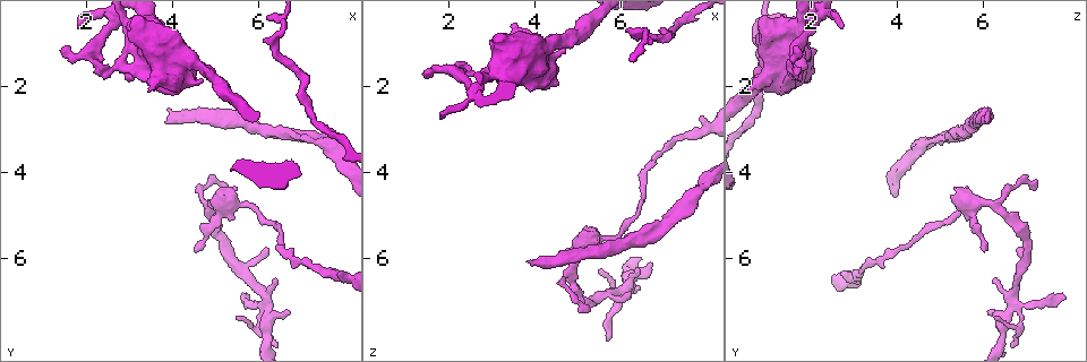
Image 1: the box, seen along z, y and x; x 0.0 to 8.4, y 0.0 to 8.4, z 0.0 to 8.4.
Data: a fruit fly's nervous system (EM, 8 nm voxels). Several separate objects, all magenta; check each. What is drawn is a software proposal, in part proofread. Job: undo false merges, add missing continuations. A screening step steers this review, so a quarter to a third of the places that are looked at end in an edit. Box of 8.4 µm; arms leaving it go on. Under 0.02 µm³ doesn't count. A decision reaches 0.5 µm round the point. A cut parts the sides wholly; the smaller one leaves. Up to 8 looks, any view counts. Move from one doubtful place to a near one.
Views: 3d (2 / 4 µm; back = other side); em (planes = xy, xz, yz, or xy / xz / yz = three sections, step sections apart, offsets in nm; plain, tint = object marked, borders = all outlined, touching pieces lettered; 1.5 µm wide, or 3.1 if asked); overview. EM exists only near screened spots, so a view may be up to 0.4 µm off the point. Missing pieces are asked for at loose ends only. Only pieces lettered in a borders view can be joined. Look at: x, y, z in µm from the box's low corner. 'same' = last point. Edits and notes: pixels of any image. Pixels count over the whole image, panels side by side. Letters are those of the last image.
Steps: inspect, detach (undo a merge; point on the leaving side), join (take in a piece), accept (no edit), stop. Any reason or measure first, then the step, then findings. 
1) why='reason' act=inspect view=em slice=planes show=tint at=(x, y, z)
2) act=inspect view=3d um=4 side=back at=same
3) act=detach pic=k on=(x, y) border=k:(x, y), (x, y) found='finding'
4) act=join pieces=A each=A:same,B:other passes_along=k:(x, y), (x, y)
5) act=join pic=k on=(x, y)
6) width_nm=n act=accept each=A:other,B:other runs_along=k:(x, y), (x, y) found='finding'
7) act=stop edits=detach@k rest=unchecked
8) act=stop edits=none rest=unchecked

why='free end' act=inspect view=3d um=4 at=(5.20, 4.35, 7.20)

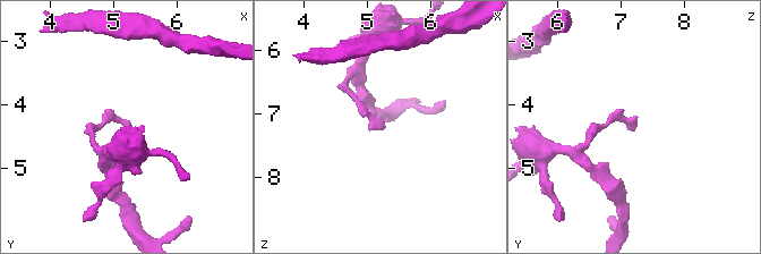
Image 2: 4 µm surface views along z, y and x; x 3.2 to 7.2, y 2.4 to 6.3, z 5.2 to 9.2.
act=inspect view=em slice=xz step=4 show=tint at=(5.20, 4.40, 7.20)

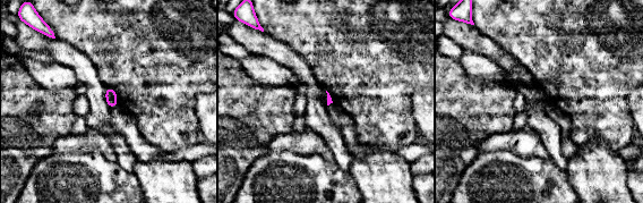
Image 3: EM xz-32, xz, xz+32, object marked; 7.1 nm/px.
act=inspect view=em slice=planes show=borders at=same

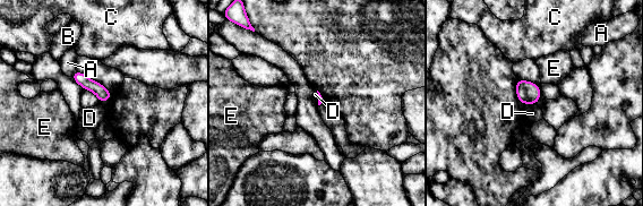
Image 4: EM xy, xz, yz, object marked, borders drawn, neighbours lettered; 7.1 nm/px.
act=accept each=A:other,B:other,C:other,D:other,E:other runs_along=4:(77, 74), (106, 96) found='none of them fits'

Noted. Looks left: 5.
act=inspect view=em slice=planes show=borders at=(7.95, 6.50, 3.00)

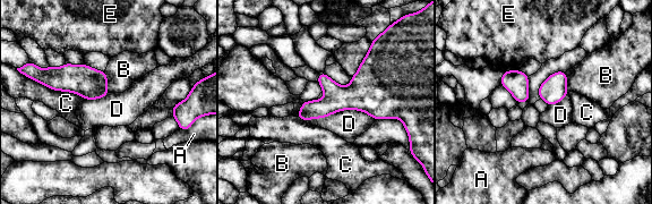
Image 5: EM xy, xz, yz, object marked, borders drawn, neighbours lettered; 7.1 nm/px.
act=accept each=A:other,B:other,C:other,D:other,E:other border=5:(375, 119), (341, 109), (303, 120) found='one neuron here'

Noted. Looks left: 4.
why='free end' act=inspect view=em slice=yz step=8 show=borders at=(5.70, 6.85, 7.85)

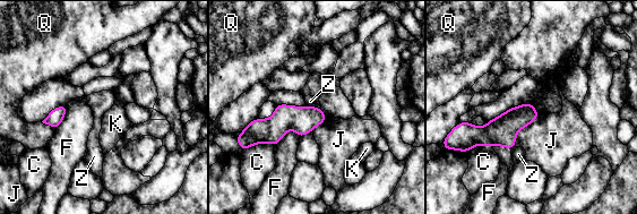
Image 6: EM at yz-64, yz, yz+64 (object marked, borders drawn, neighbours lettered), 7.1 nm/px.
act=accept each=C:other,F:other,J:other,K:other,Q:other,Z:other border=6:(307, 105), (316, 105), (320, 109) found='no lettered piece goes on from it'

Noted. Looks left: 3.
act=stop edits=none rest=unchecked

